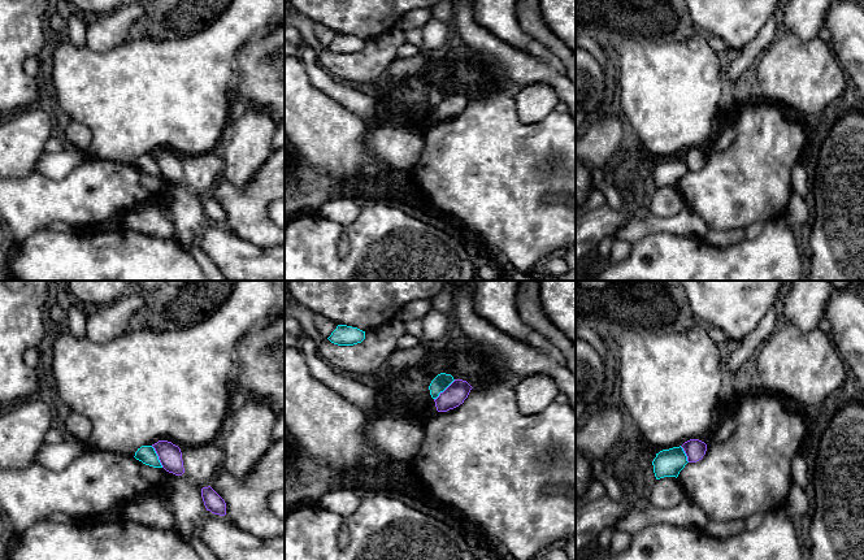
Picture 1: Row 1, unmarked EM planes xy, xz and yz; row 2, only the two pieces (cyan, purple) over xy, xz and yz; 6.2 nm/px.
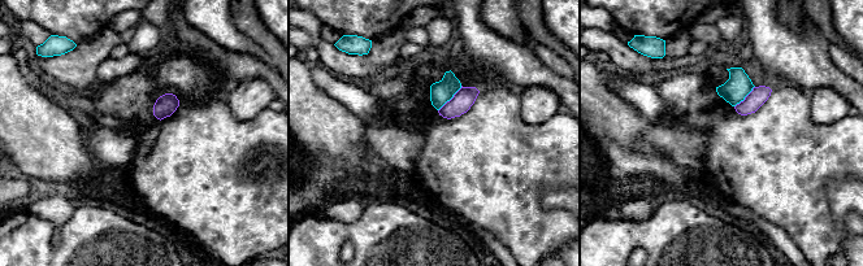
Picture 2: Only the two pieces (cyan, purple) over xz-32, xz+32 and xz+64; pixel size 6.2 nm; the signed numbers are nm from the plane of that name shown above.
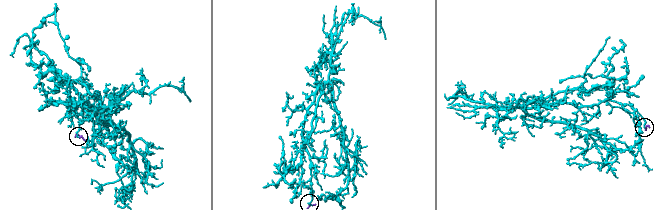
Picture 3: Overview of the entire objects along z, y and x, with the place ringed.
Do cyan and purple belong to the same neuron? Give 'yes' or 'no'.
no

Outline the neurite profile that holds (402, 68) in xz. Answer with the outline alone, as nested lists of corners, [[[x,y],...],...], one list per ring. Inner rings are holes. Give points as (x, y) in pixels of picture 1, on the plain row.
[[[396,58],[391,62],[386,71],[388,74],[390,81],[403,81],[404,78],[413,77],[421,74],[427,69],[429,62],[424,58]]]

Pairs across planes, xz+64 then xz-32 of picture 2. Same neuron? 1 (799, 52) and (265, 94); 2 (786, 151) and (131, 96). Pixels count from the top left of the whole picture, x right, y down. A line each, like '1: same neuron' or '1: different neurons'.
1: different neurons
2: different neurons

